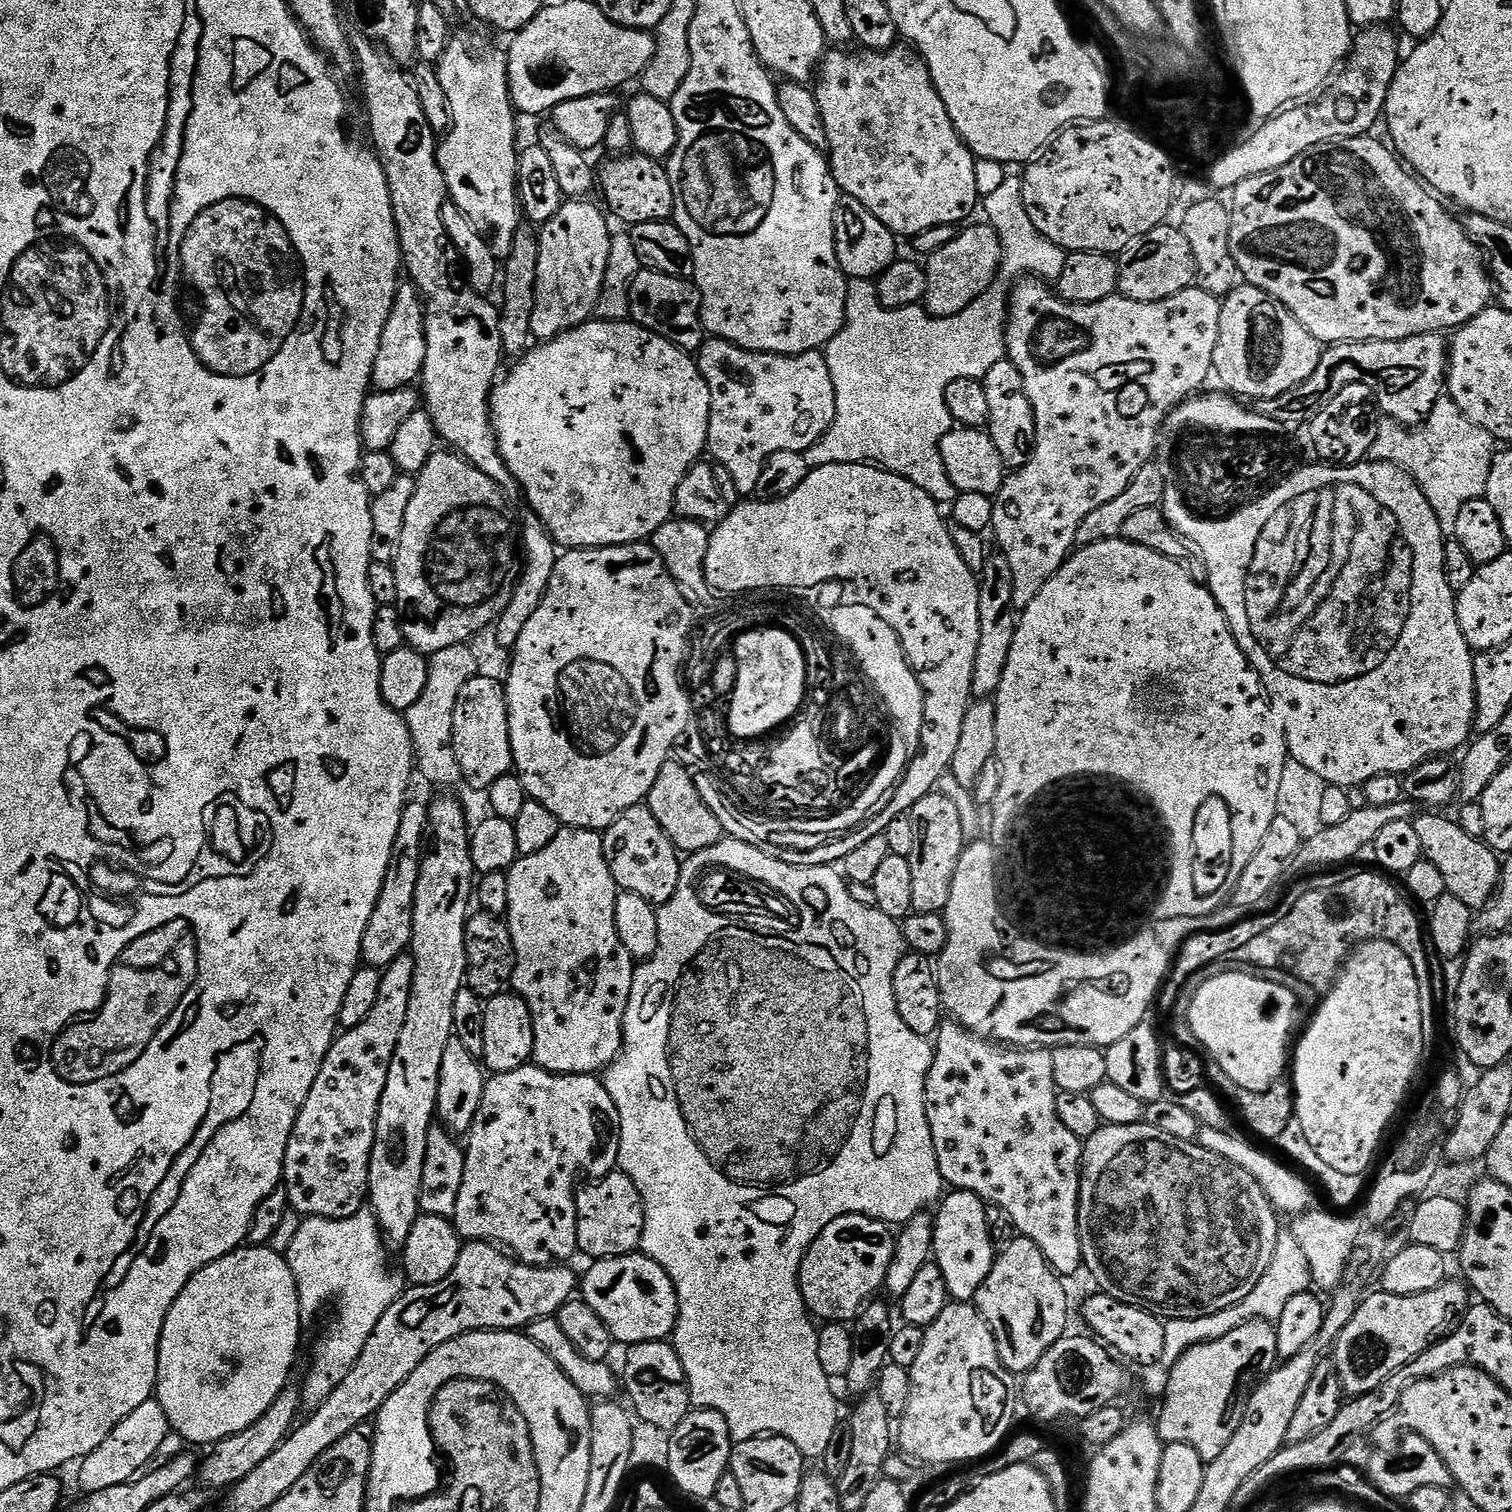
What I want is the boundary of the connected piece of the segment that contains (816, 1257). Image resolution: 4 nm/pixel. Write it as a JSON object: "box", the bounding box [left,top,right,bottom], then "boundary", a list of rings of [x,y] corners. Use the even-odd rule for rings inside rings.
{"box":[800,1214,895,1322],"boundary":[[[862,1214],[834,1218],[804,1254],[800,1289],[805,1308],[820,1322],[855,1321],[865,1305],[883,1289],[895,1250],[893,1229],[881,1220]]]}

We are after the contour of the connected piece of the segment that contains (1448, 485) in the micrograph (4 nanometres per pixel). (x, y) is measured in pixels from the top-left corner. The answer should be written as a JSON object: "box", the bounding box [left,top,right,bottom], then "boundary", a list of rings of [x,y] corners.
{"box":[1368,398,1497,538],"boundary":[[[1441,398],[1421,428],[1405,428],[1392,417],[1381,417],[1377,438],[1368,456],[1375,463],[1398,465],[1415,477],[1435,511],[1444,536],[1452,538],[1456,535],[1462,506],[1485,497],[1497,448],[1497,441],[1488,430],[1470,422],[1451,398]]]}

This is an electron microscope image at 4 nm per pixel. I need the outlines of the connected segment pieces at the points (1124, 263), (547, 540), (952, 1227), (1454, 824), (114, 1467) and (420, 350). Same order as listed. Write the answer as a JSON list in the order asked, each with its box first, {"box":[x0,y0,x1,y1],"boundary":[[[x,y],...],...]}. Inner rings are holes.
[{"box":[1118,224,1197,302],"boundary":[[[1160,224],[1150,234],[1138,238],[1118,256],[1118,292],[1134,302],[1158,302],[1193,287],[1197,283],[1196,263],[1179,227]]]},{"box":[494,510,560,650],"boundary":[[[531,510],[524,511],[522,522],[520,521],[520,538],[522,541],[522,565],[520,571],[520,581],[516,583],[514,594],[502,610],[502,614],[496,620],[494,631],[496,631],[496,640],[507,650],[515,649],[518,638],[522,638],[522,630],[526,622],[538,610],[542,598],[546,594],[546,586],[550,586],[550,578],[553,577],[554,566],[557,564],[560,554],[558,546],[544,523],[538,518],[535,512]]]},{"box":[934,1190,994,1302],"boundary":[[[952,1190],[939,1201],[934,1212],[934,1262],[946,1278],[948,1295],[956,1302],[975,1301],[986,1274],[990,1274],[994,1259],[992,1236],[988,1233],[988,1212],[983,1200],[974,1194]]]},{"box":[1414,810,1501,910],"boundary":[[[1432,810],[1423,814],[1417,815],[1414,820],[1418,838],[1422,841],[1423,859],[1438,866],[1447,895],[1458,898],[1458,902],[1466,902],[1466,906],[1473,910],[1485,908],[1500,885],[1501,857],[1483,840],[1466,834],[1464,827],[1455,819],[1447,820],[1444,814]]]},{"box":[77,1398,170,1494],"boundary":[[[154,1398],[142,1403],[137,1410],[134,1410],[133,1414],[128,1414],[115,1427],[107,1436],[106,1441],[98,1446],[97,1451],[92,1451],[81,1460],[77,1468],[79,1468],[78,1484],[83,1489],[82,1492],[86,1494],[98,1493],[100,1490],[106,1490],[107,1487],[122,1485],[128,1480],[135,1479],[148,1466],[146,1464],[159,1452],[170,1433],[169,1420],[166,1418],[161,1404]]]},{"box":[372,282,425,392],"boundary":[[[404,282],[397,287],[390,318],[386,318],[386,330],[382,330],[382,342],[378,342],[378,354],[372,367],[372,388],[385,392],[413,387],[420,379],[425,362],[424,304],[415,284]]]}]

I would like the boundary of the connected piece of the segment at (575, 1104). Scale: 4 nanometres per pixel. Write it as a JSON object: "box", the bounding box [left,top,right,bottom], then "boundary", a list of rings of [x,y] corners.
{"box":[454,1062,620,1268],"boundary":[[[532,1062],[518,1070],[489,1075],[484,1086],[482,1102],[478,1106],[478,1114],[474,1118],[472,1129],[466,1134],[462,1190],[458,1190],[458,1206],[454,1217],[456,1231],[468,1242],[473,1240],[495,1242],[524,1264],[533,1264],[539,1268],[567,1265],[568,1259],[574,1254],[577,1255],[578,1252],[576,1247],[576,1194],[578,1191],[576,1175],[585,1168],[586,1171],[593,1172],[591,1174],[593,1177],[606,1176],[617,1167],[619,1159],[620,1115],[614,1106],[614,1098],[610,1098],[610,1094],[604,1089],[603,1079],[595,1075],[560,1076],[557,1072],[548,1072],[545,1068],[538,1068]]]}

